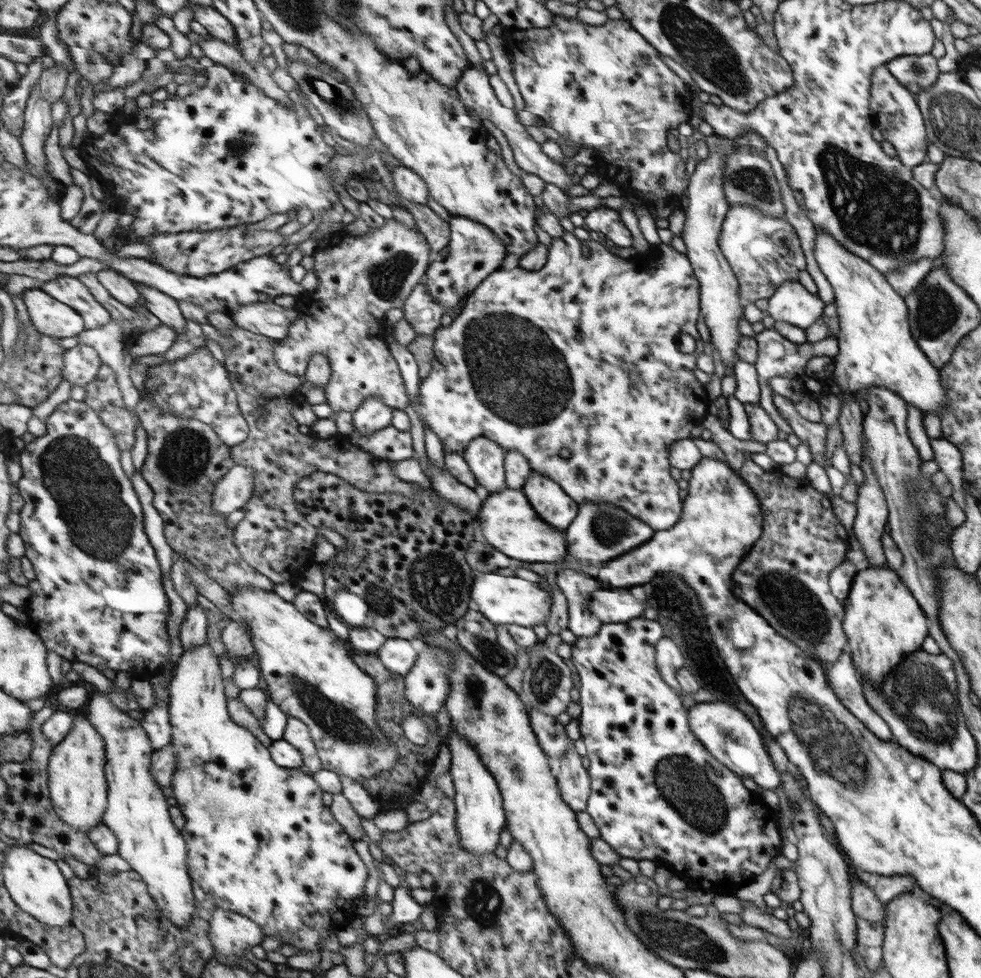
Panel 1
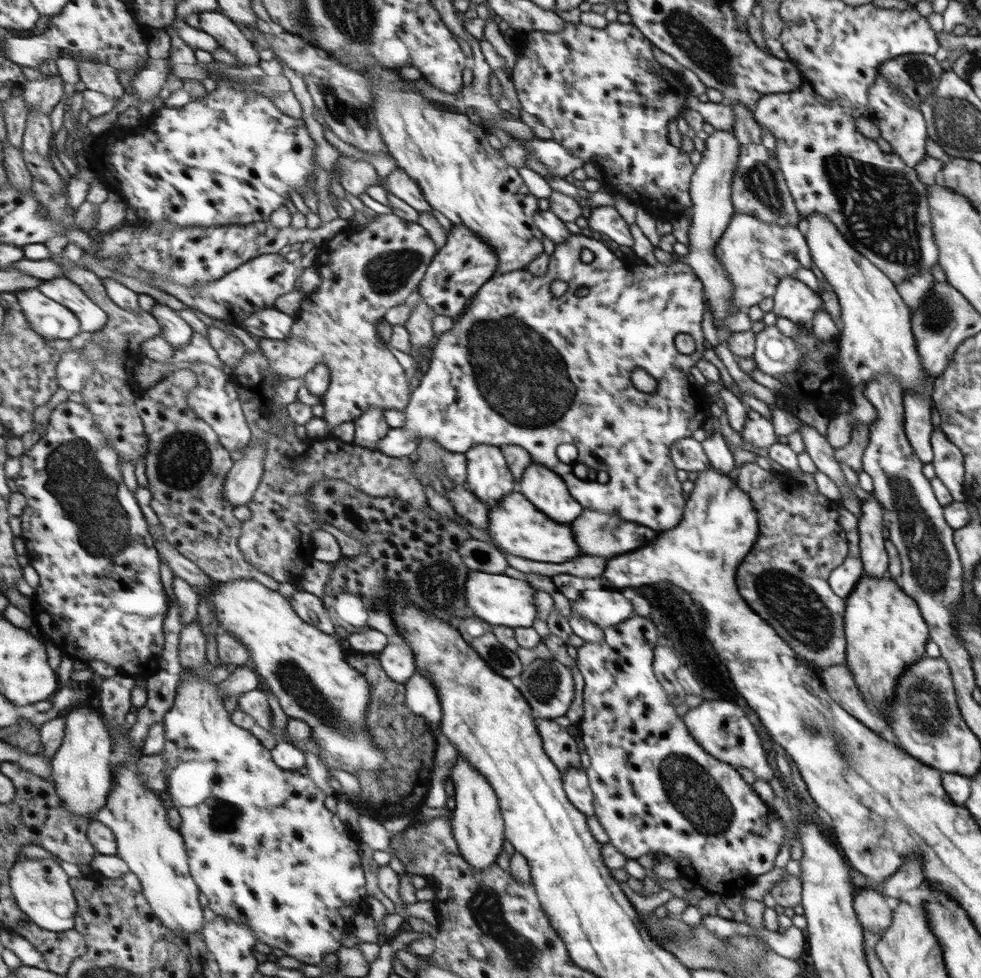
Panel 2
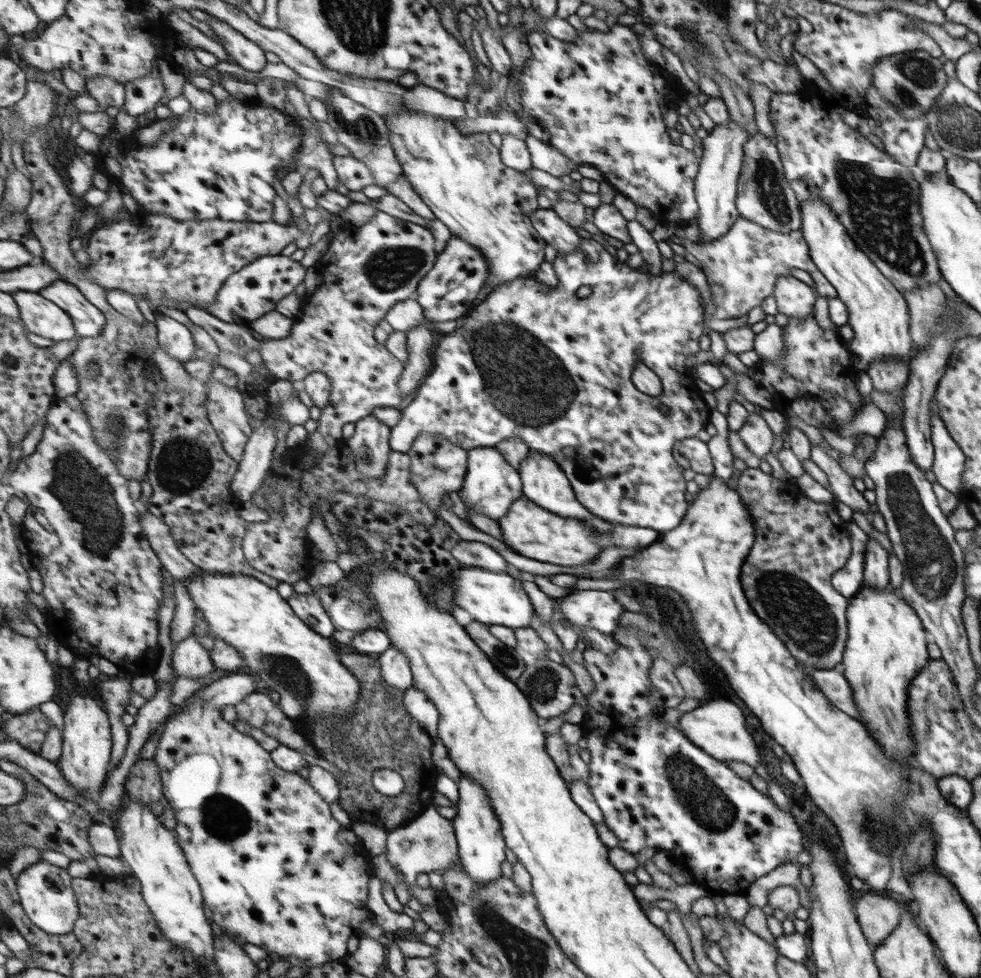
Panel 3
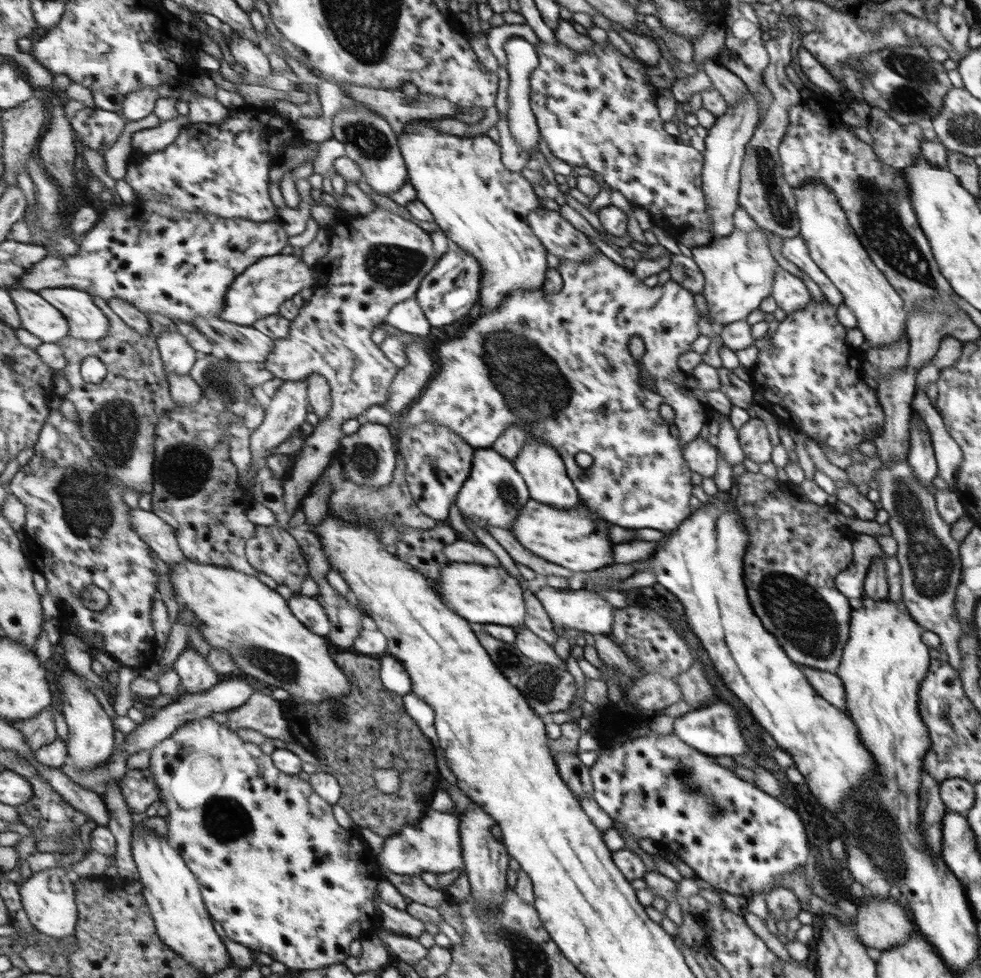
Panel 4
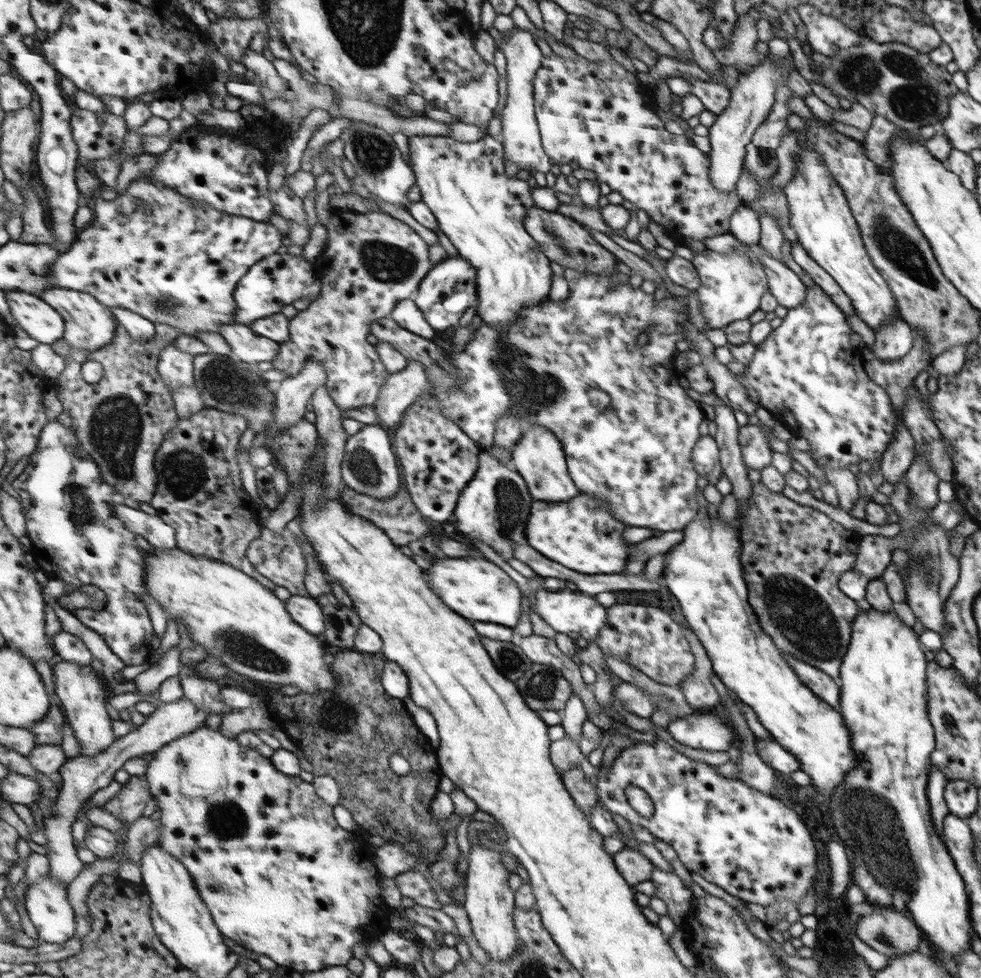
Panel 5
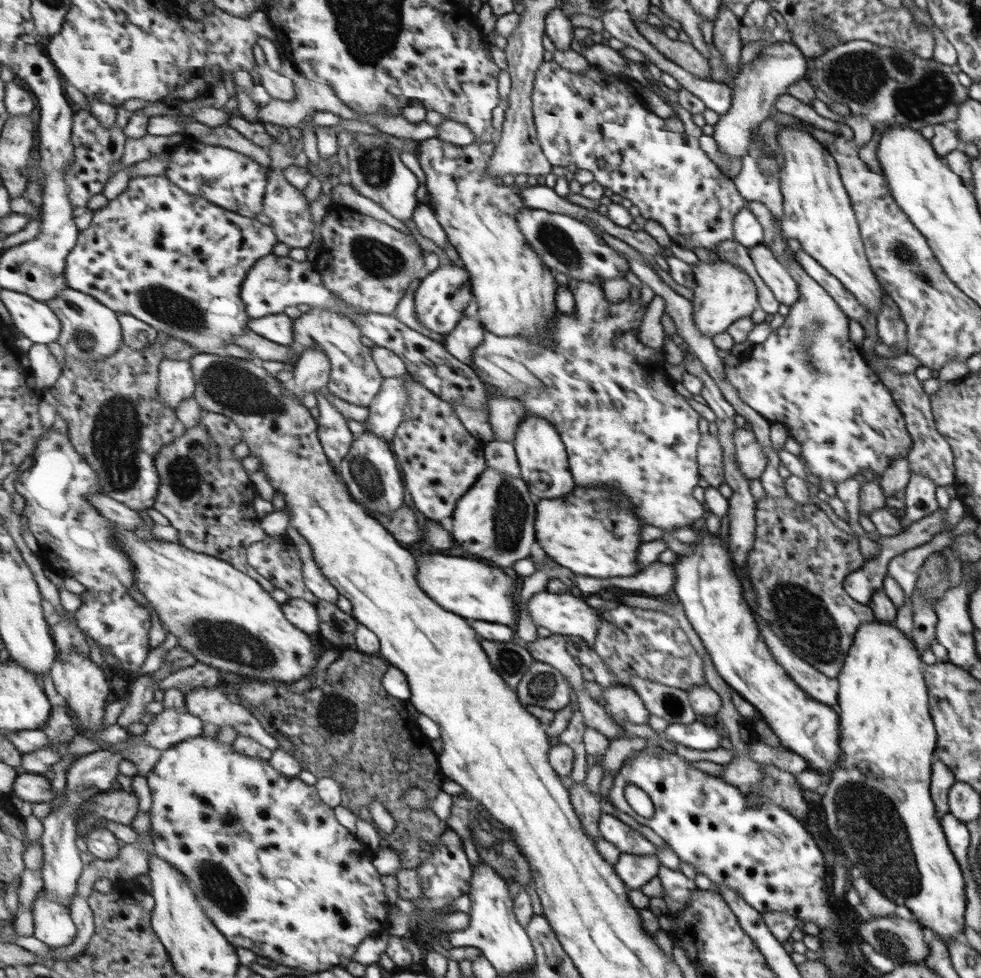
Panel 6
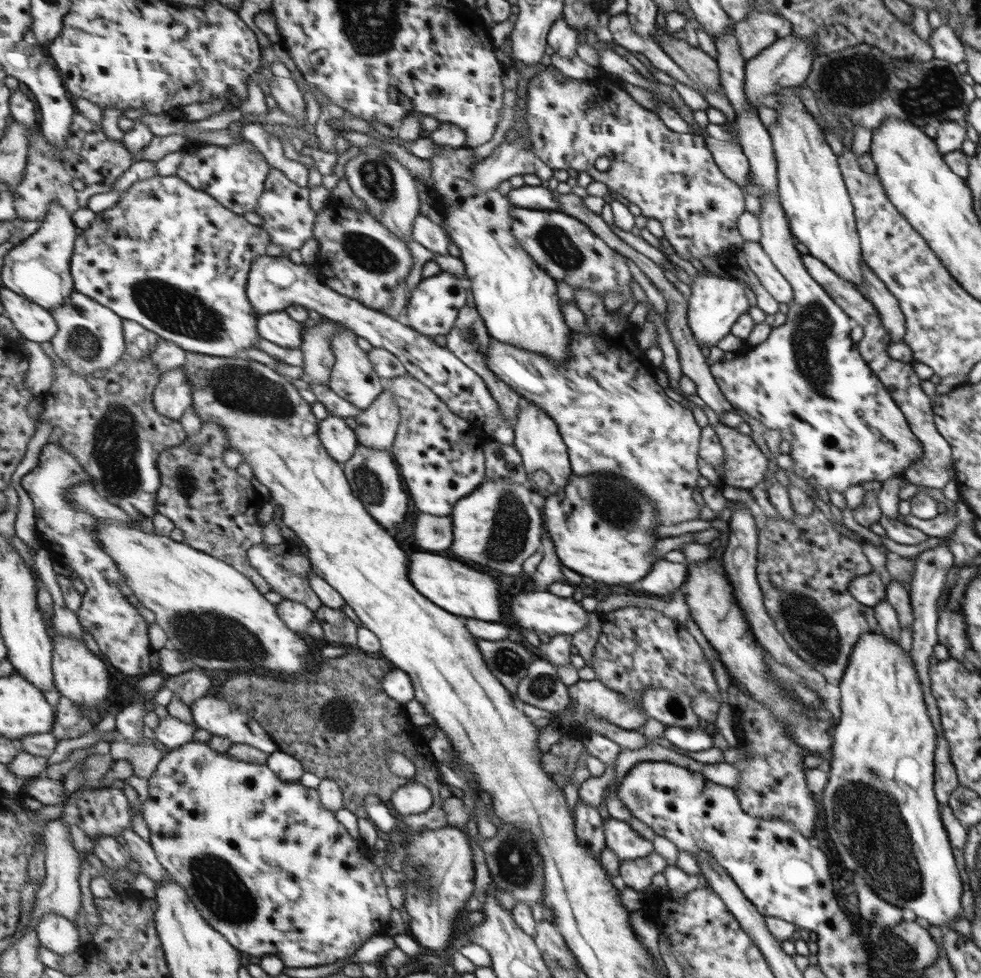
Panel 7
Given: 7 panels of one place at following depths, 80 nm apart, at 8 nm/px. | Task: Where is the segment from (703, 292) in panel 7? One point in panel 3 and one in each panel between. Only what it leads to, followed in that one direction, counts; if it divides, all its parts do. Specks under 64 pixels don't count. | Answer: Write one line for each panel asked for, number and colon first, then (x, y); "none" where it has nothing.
3: (743, 266)
4: (737, 269)
5: (731, 284)
6: (723, 294)

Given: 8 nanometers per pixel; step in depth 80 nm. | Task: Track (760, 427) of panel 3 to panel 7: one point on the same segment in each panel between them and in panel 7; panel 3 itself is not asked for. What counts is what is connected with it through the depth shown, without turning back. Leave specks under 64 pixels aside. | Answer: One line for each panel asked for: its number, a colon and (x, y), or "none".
4: (753, 440)
5: (755, 454)
6: (749, 457)
7: (745, 467)

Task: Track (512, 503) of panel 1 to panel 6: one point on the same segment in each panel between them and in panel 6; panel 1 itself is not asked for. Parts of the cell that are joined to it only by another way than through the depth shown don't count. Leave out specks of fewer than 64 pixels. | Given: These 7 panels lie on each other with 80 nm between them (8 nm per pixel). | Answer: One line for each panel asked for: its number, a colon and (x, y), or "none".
2: (523, 531)
3: (535, 532)
4: (563, 537)
5: (581, 535)
6: (593, 531)

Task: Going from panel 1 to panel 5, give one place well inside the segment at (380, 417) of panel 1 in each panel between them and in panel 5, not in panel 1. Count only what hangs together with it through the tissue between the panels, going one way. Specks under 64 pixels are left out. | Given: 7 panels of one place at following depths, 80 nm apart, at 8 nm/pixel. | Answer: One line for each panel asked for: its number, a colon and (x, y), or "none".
2: (371, 427)
3: (371, 442)
4: (370, 459)
5: (371, 467)

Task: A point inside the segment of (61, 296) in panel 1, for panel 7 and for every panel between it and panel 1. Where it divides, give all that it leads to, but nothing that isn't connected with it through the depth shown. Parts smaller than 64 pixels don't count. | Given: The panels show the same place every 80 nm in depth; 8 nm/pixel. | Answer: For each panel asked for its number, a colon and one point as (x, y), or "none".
2: (93, 317)
3: (89, 320)
4: (88, 322)
5: (90, 325)
6: (91, 330)
7: (91, 338)

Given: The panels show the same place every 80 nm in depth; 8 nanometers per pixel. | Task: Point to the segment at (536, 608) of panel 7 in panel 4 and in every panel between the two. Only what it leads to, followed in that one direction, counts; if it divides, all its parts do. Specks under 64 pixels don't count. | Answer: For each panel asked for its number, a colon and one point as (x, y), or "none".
4: (584, 611)
5: (566, 612)
6: (561, 614)

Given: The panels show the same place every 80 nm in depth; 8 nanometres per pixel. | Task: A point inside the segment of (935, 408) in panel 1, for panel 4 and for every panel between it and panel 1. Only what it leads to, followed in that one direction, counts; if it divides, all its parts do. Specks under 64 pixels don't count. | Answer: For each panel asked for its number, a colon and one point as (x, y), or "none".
2: (877, 337)
3: (878, 315)
4: (878, 308)

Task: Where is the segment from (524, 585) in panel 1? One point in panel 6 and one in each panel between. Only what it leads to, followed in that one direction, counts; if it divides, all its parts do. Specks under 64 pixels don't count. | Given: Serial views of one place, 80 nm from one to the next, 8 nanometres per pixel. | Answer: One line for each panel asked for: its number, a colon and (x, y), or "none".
2: (501, 600)
3: (492, 598)
4: (487, 594)
5: (480, 590)
6: (475, 590)

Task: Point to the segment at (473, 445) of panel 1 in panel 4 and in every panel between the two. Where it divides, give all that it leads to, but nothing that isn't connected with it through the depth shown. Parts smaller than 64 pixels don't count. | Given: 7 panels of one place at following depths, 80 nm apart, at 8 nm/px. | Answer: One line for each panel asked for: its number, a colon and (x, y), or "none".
2: (490, 478)
3: (492, 485)
4: (495, 493)

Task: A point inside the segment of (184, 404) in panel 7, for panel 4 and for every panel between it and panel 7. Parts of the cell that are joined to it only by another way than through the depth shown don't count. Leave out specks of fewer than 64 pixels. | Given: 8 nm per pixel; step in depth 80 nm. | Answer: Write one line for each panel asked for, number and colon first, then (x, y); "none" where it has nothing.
4: (178, 355)
5: (176, 366)
6: (177, 383)

